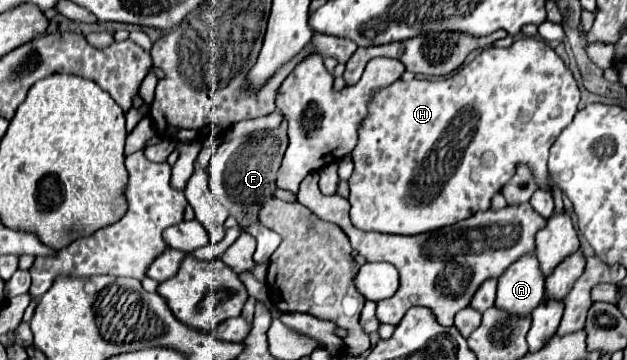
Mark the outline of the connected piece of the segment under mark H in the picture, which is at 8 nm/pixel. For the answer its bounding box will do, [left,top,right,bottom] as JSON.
[348,37,580,235]

